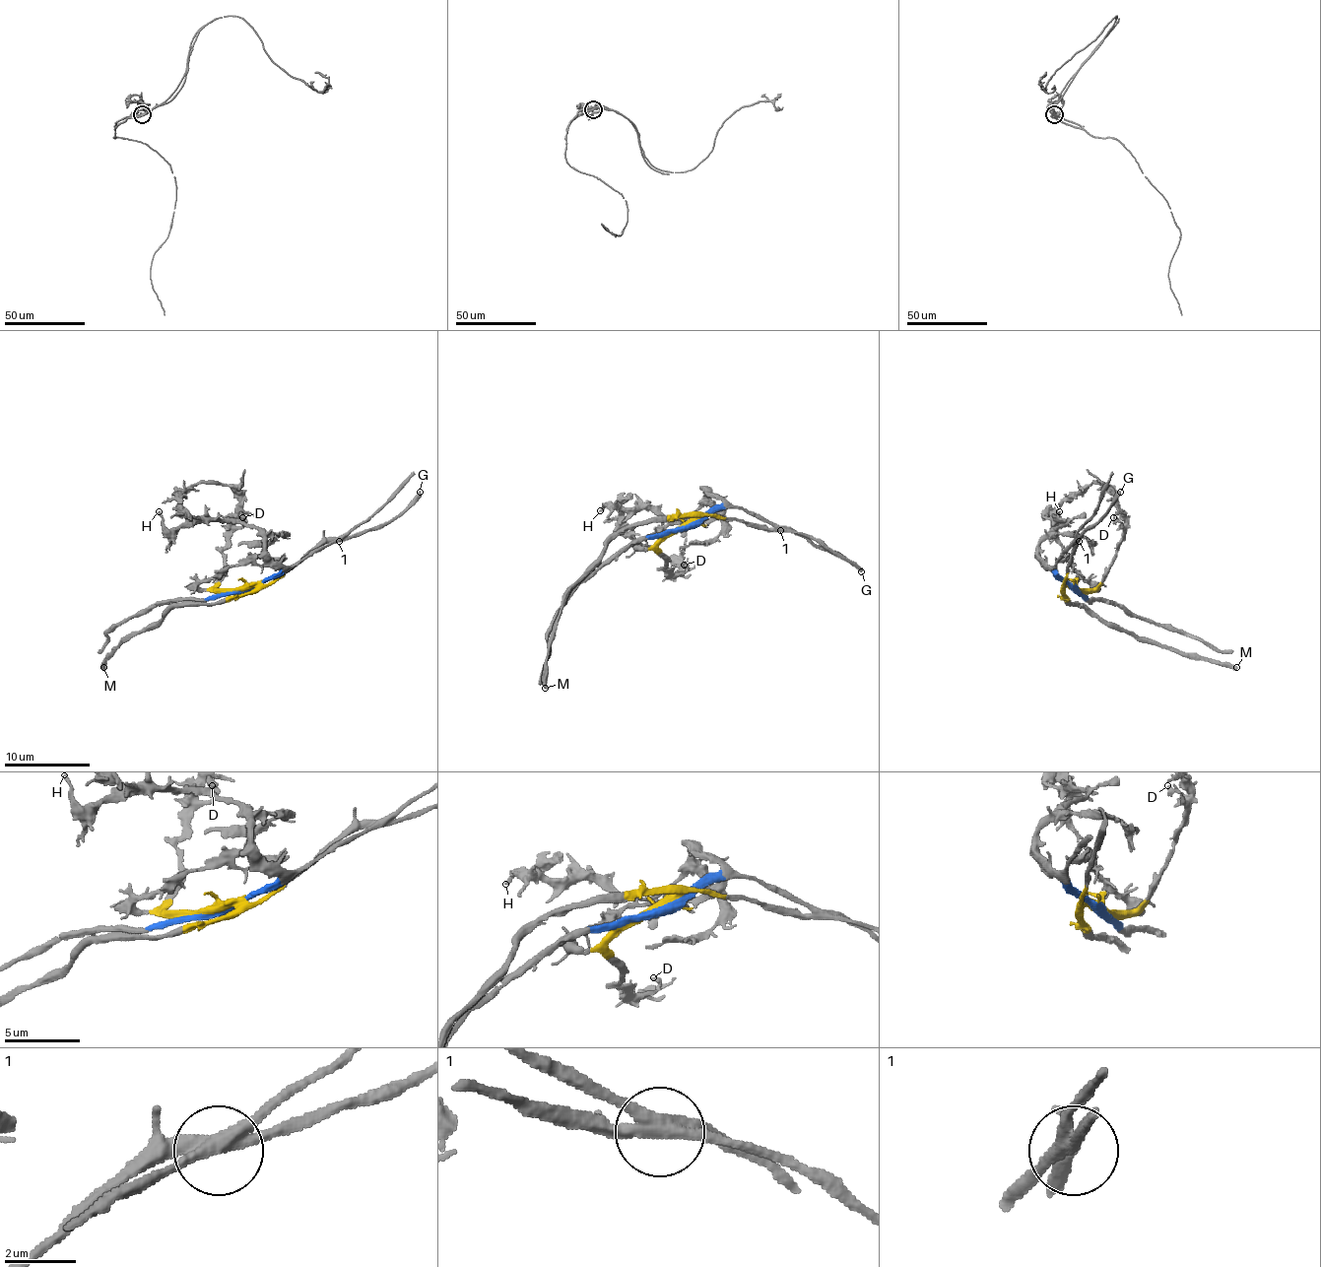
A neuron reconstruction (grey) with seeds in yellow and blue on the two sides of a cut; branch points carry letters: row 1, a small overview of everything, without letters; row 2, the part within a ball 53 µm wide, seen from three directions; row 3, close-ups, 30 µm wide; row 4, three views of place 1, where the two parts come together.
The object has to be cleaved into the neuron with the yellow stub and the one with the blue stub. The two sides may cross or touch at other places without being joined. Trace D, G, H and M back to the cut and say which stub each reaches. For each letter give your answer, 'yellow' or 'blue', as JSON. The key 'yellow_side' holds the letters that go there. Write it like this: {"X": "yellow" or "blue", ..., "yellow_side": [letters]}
{"D": "yellow", "G": "yellow", "H": "blue", "M": "yellow", "yellow_side": ["D", "G", "M"]}

